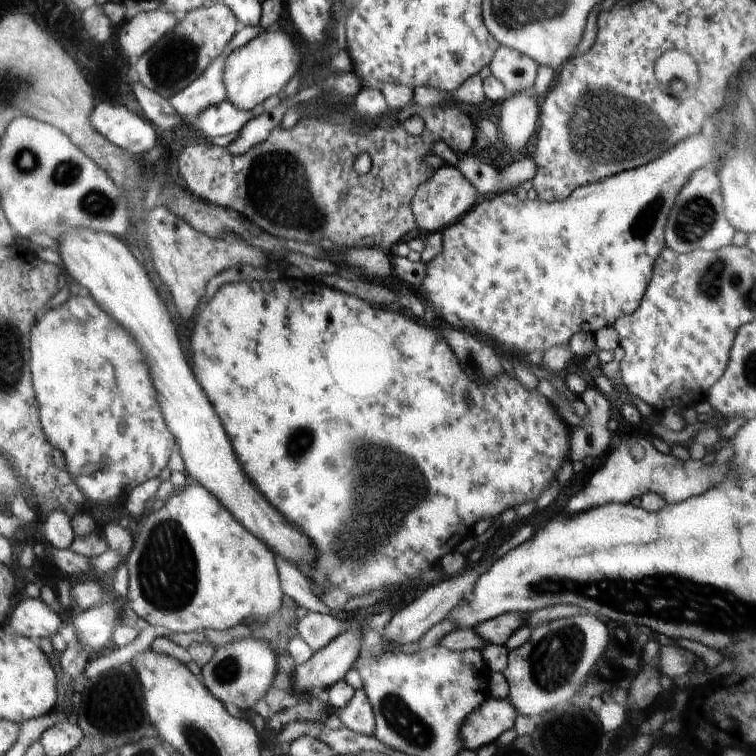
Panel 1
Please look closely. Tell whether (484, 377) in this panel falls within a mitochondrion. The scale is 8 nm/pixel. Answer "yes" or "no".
yes

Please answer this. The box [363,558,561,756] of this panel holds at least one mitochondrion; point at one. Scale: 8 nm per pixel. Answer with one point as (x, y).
(401, 718)

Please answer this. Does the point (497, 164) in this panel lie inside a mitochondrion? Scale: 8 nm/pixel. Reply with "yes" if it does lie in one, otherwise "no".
no

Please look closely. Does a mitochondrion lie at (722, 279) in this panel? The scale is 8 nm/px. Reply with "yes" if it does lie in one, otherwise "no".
yes

